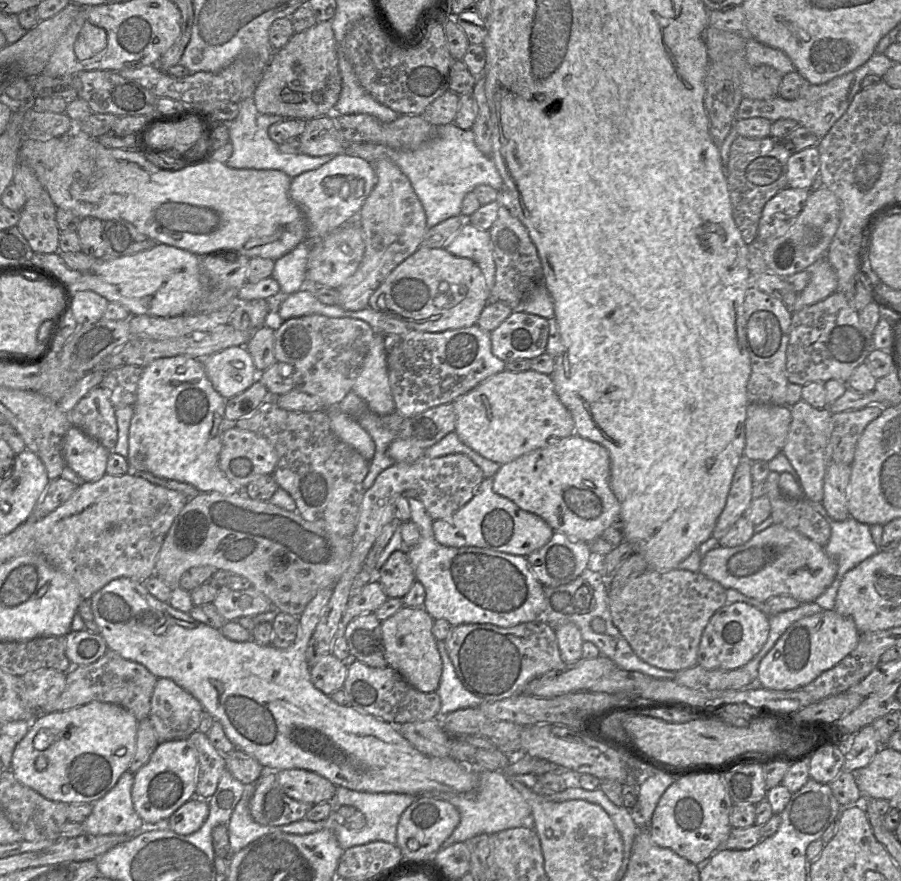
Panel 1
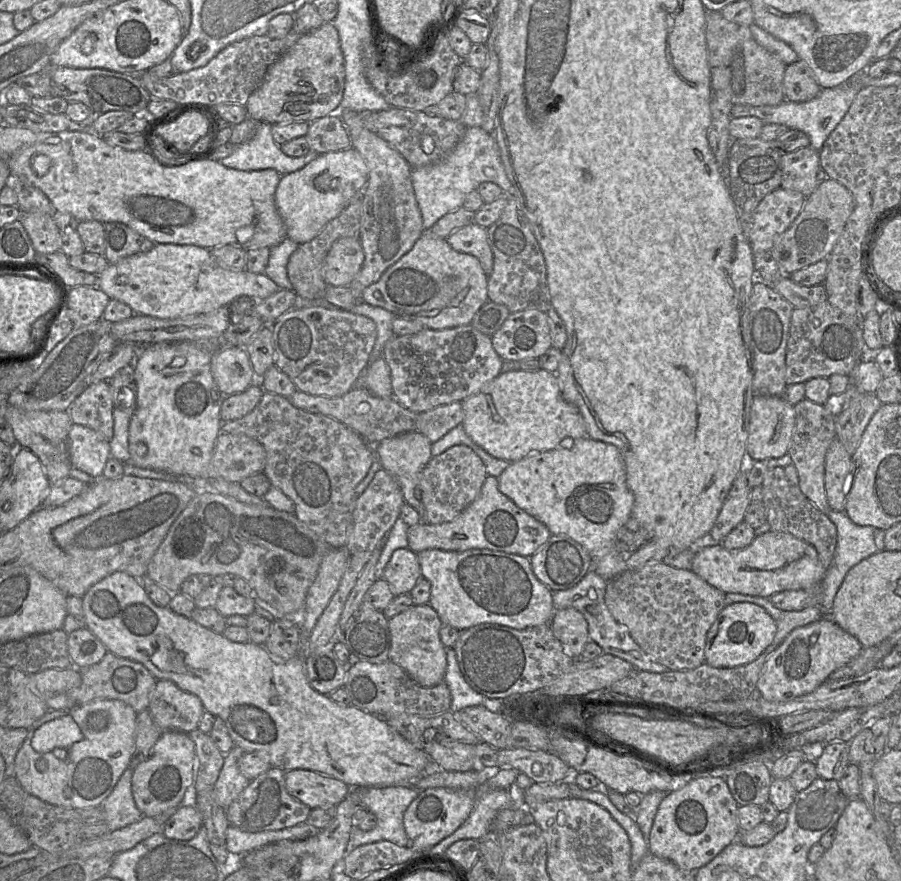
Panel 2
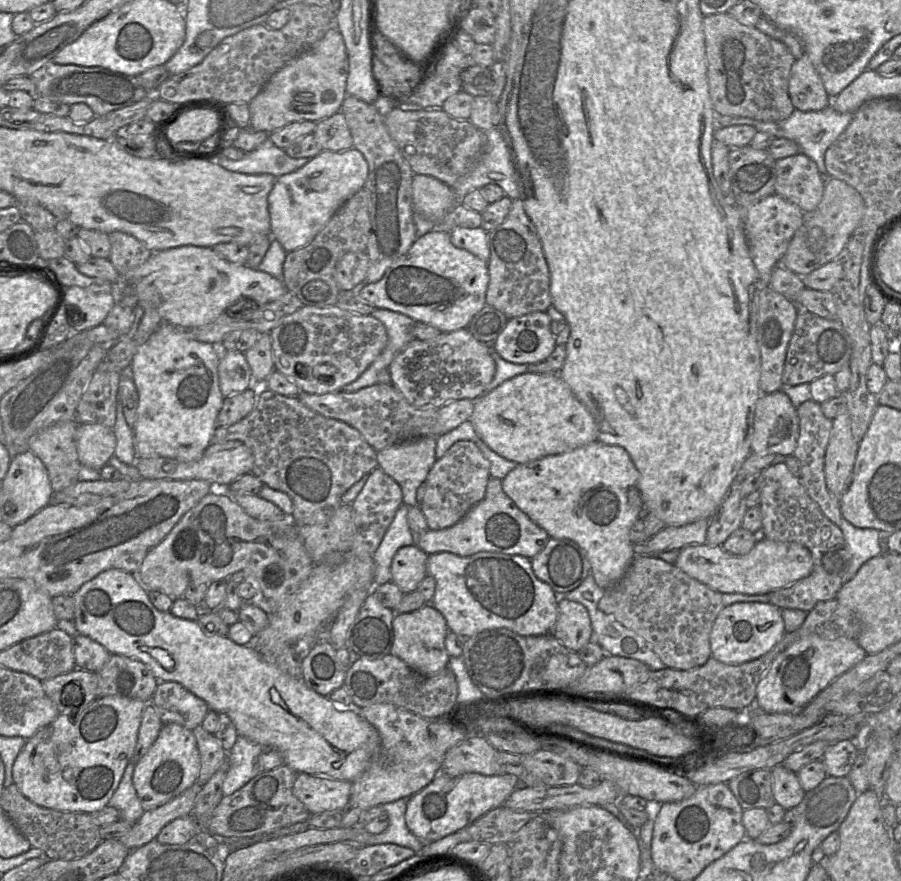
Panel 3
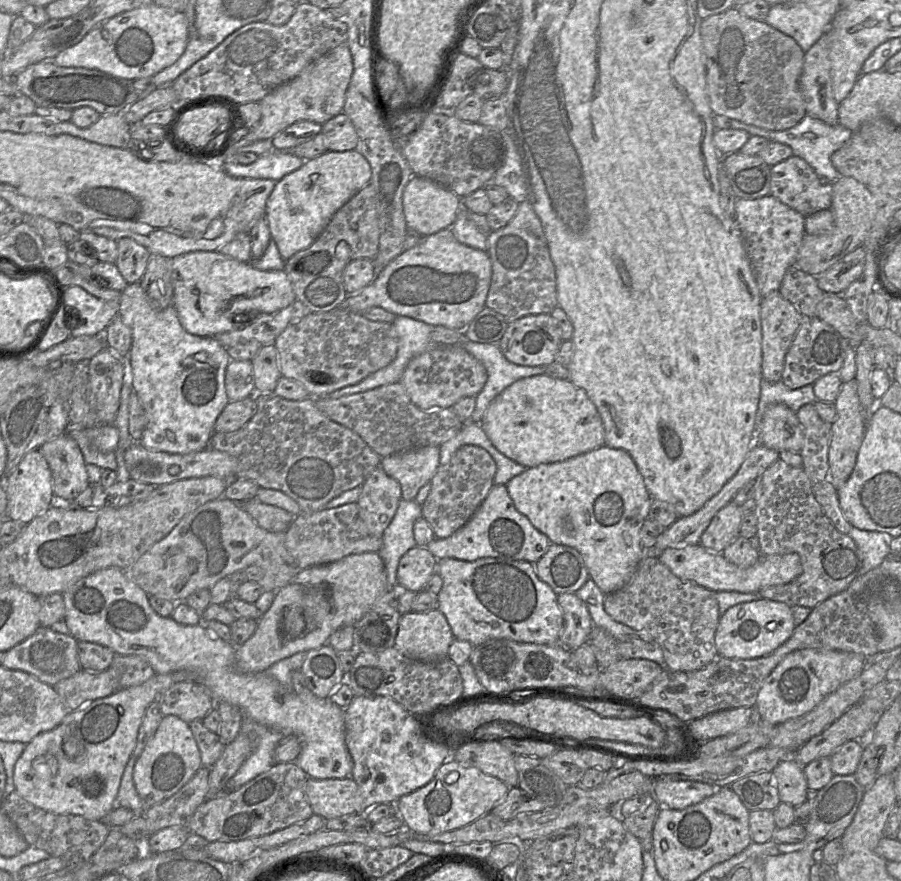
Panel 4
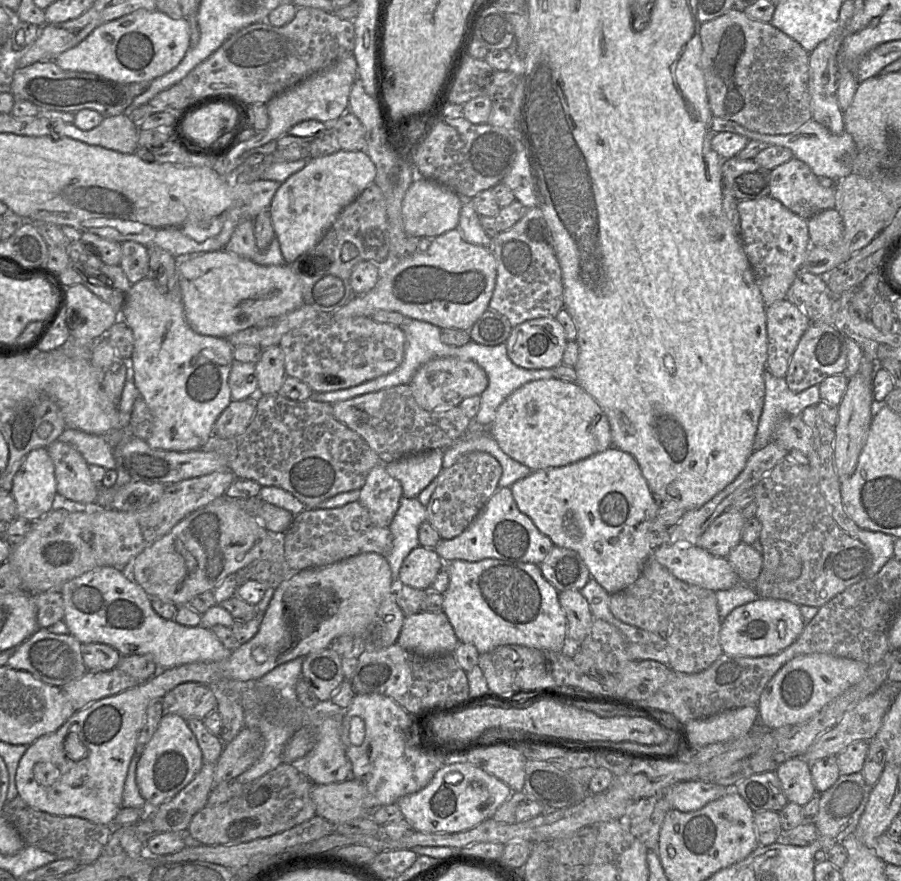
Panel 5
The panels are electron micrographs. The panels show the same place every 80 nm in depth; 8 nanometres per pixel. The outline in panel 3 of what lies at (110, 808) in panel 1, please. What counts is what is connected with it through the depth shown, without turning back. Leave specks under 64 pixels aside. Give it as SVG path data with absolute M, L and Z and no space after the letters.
M133 762L127 764L120 783L108 803L108 806L119 812L121 820L129 823L135 823L144 812L132 782L134 768Z

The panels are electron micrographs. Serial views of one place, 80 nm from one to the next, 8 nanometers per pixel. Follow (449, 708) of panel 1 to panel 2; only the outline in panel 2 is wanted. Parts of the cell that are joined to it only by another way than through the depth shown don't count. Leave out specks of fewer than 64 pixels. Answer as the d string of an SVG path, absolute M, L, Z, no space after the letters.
M447 647L445 651L447 668L443 682L451 693L449 711L455 713L472 706L492 706L493 701L477 693L467 684L460 671L453 648Z

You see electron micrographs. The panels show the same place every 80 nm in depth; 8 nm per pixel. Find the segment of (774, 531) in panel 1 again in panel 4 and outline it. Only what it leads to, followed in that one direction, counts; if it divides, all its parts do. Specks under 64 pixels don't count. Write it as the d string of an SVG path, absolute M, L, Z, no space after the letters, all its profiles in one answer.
M689 545L681 548L667 548L659 561L678 578L693 582L714 592L734 591L740 593L758 593L762 588L787 584L802 573L800 556L796 553L761 557L749 568L740 568L725 559L722 553L714 553L701 545Z

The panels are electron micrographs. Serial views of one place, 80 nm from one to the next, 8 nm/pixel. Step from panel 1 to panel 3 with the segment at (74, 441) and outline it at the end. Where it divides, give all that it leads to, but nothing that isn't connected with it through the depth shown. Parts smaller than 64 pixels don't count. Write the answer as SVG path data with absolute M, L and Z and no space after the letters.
M78 423L76 448L82 466L100 471L114 455L116 437L113 428Z

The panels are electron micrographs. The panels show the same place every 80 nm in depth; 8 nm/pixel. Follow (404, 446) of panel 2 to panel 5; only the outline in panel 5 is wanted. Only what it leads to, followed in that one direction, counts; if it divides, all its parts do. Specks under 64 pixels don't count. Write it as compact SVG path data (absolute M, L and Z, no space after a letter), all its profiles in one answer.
M444 449L403 457L386 464L390 476L397 479L406 498L415 498L442 470Z

